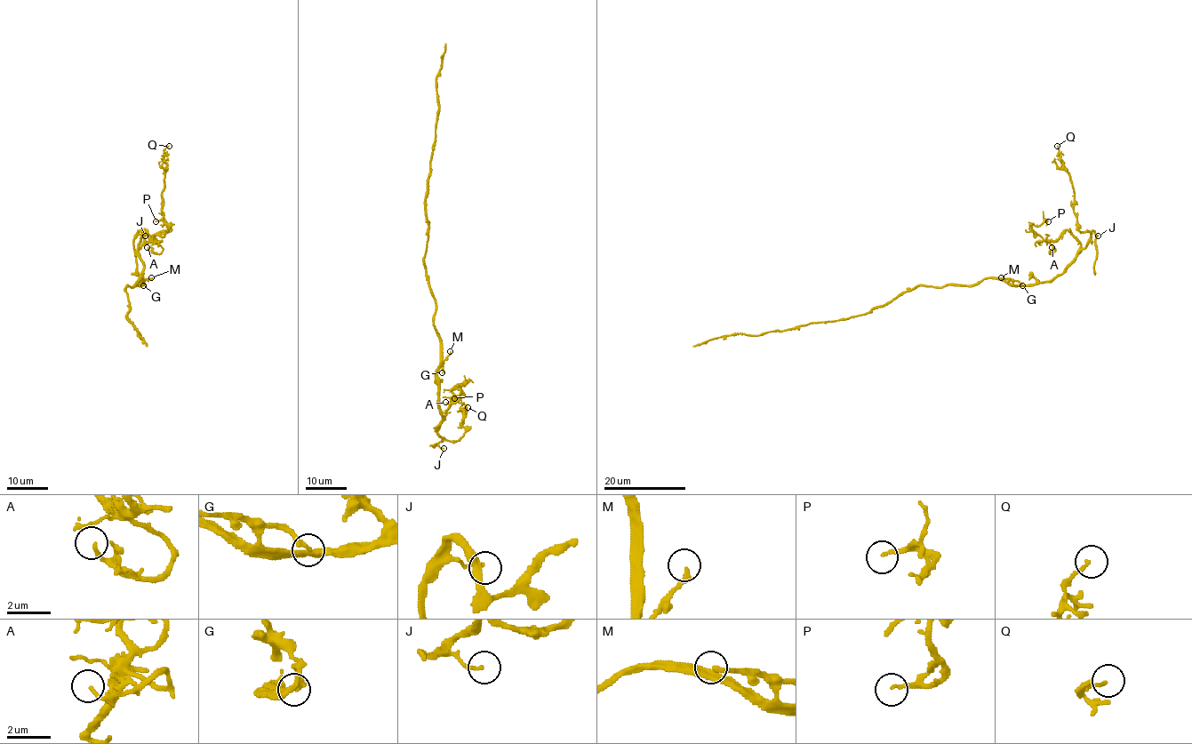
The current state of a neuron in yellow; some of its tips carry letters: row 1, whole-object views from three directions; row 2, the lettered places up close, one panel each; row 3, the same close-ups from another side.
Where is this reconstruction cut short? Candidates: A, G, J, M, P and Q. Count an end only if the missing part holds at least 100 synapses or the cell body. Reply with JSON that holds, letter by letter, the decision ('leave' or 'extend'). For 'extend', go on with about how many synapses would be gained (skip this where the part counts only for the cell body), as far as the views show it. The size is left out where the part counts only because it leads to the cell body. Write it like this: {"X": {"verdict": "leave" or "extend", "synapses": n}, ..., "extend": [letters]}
{"A": {"verdict": "leave"}, "G": {"verdict": "leave"}, "J": {"verdict": "leave"}, "M": {"verdict": "leave"}, "P": {"verdict": "leave"}, "Q": {"verdict": "leave"}, "extend": []}

